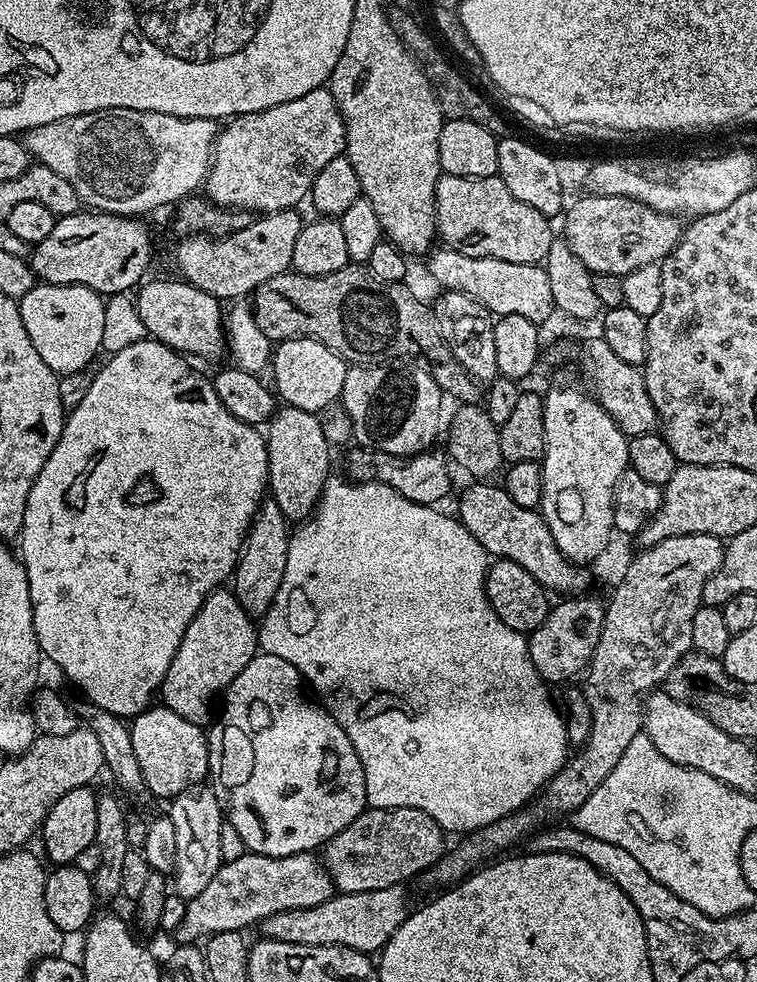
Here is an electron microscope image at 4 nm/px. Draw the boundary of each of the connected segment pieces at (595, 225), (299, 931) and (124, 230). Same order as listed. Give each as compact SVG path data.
M583 195L567 205L562 236L594 274L622 278L638 266L659 264L681 238L682 224L677 217L662 214L634 198Z
M401 883L388 889L346 892L331 896L322 902L322 906L282 910L260 921L259 935L278 942L298 942L306 946L346 946L350 950L376 954L408 916L410 905L404 889L405 885Z
M77 210L61 215L49 236L42 238L42 242L33 247L30 263L37 281L45 284L86 286L104 298L116 296L127 288L135 289L145 279L144 271L152 260L152 236L144 222L140 218L114 216L110 212L95 210Z

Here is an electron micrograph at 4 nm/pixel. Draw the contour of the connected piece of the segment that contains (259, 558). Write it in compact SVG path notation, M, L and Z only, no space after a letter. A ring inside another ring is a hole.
M265 499L256 509L252 524L248 527L234 573L234 591L238 602L253 618L263 618L276 601L278 586L282 586L282 578L286 574L289 535L290 521L283 516L273 499Z

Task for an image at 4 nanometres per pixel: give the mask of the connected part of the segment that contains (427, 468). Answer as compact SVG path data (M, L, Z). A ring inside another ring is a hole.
M356 446L353 449L348 456L349 473L347 472L353 481L385 484L398 490L398 494L410 498L410 502L433 506L439 505L439 500L452 488L452 476L448 473L450 464L443 451L440 453L437 450L425 450L414 456L395 456L378 452L374 448Z

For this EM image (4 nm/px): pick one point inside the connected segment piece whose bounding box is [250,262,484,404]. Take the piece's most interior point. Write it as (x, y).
(365, 321)

